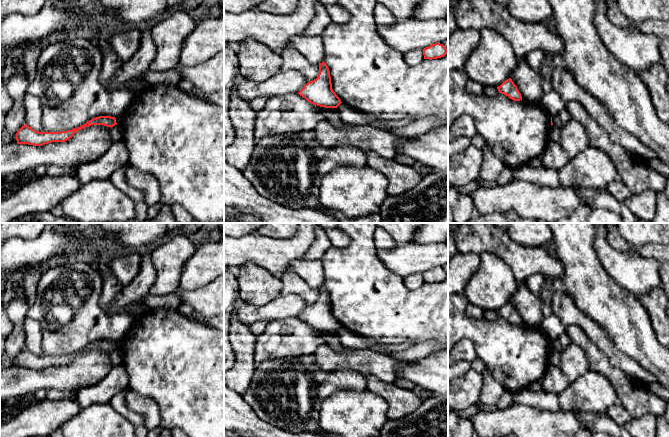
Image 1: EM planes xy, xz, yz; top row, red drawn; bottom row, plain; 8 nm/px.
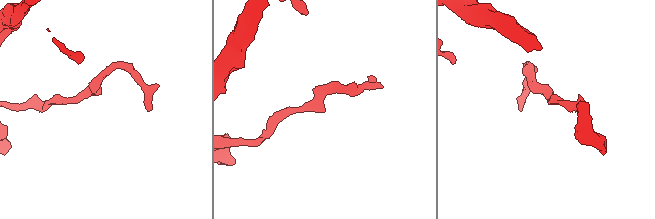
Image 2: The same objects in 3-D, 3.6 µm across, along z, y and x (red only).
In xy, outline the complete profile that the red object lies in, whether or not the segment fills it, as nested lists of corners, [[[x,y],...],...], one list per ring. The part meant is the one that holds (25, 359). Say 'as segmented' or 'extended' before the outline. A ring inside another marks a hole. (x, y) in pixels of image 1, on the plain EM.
as segmented; [[[99,340],[89,344],[80,351],[61,356],[39,356],[25,348],[17,355],[16,364],[18,368],[28,368],[34,370],[42,370],[52,366],[65,366],[79,354],[91,349],[104,349],[111,352],[117,349],[117,347],[115,341]]]

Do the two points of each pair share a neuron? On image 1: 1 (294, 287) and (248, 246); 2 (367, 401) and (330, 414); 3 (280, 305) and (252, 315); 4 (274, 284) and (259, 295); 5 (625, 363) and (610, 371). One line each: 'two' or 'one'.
1: two
2: one
3: one
4: one
5: two

